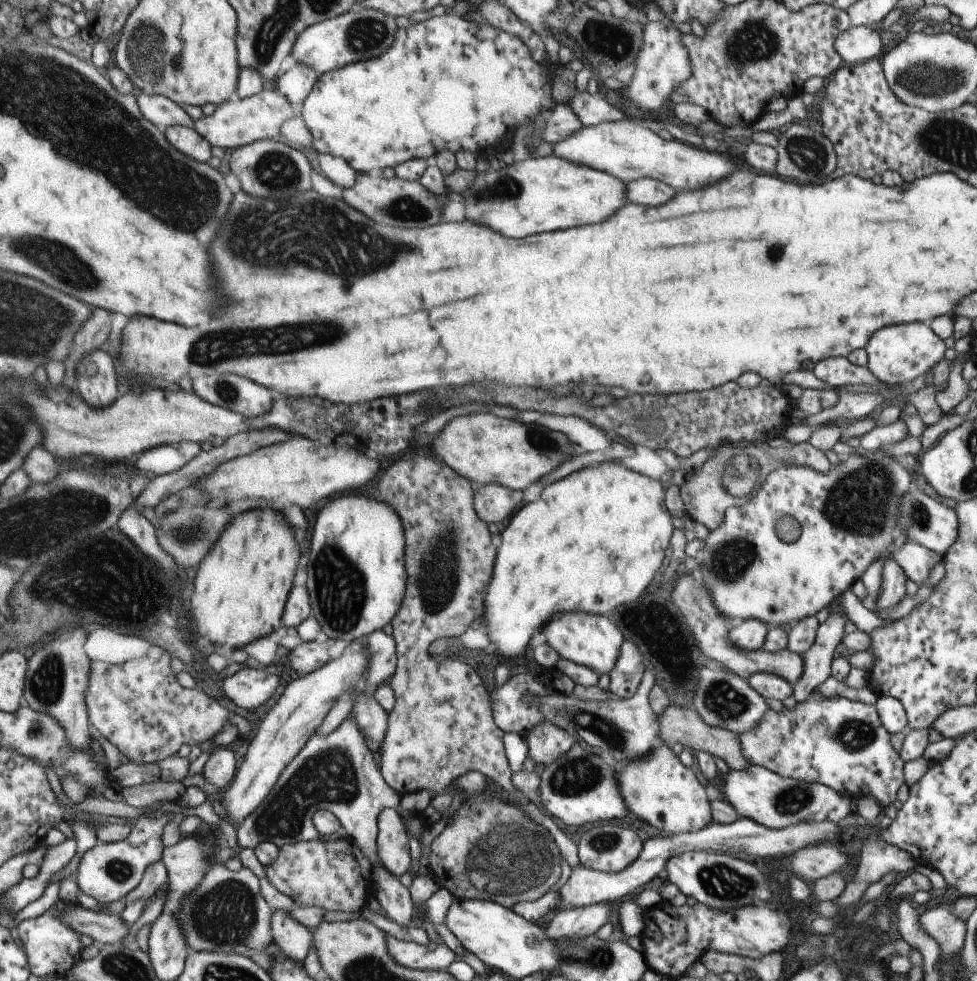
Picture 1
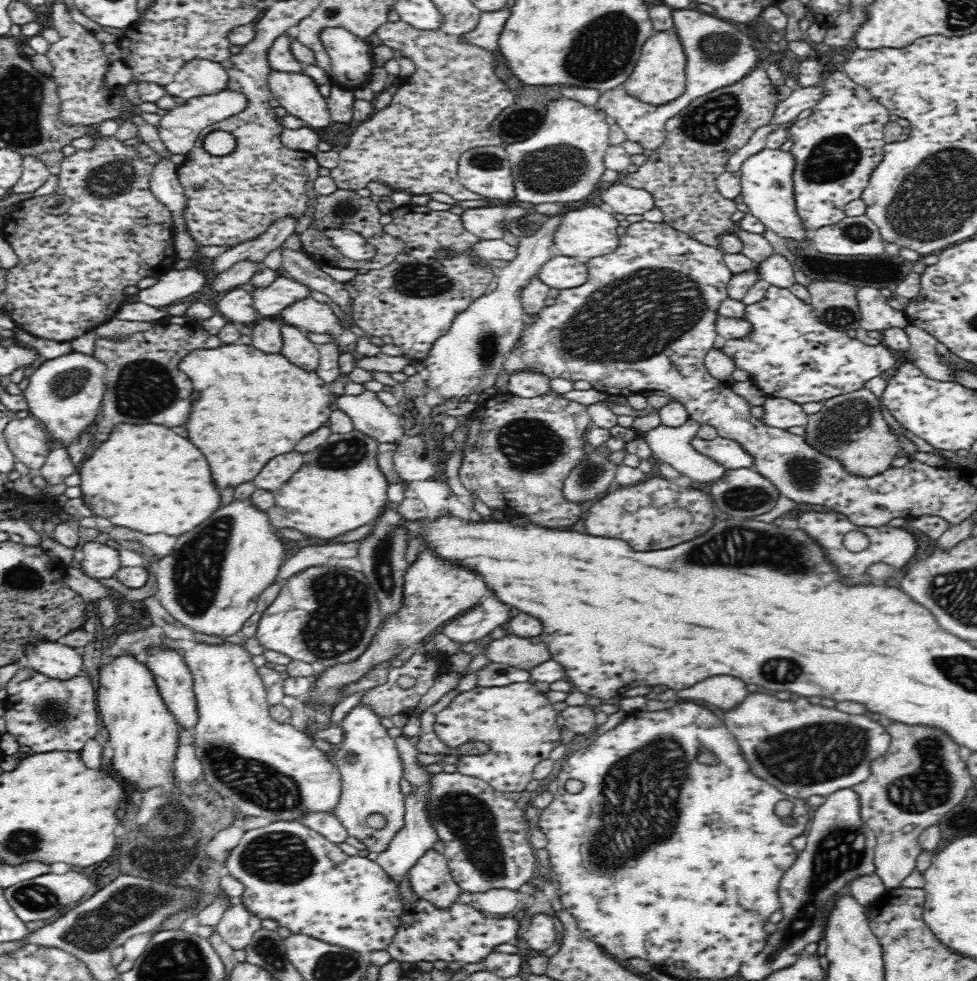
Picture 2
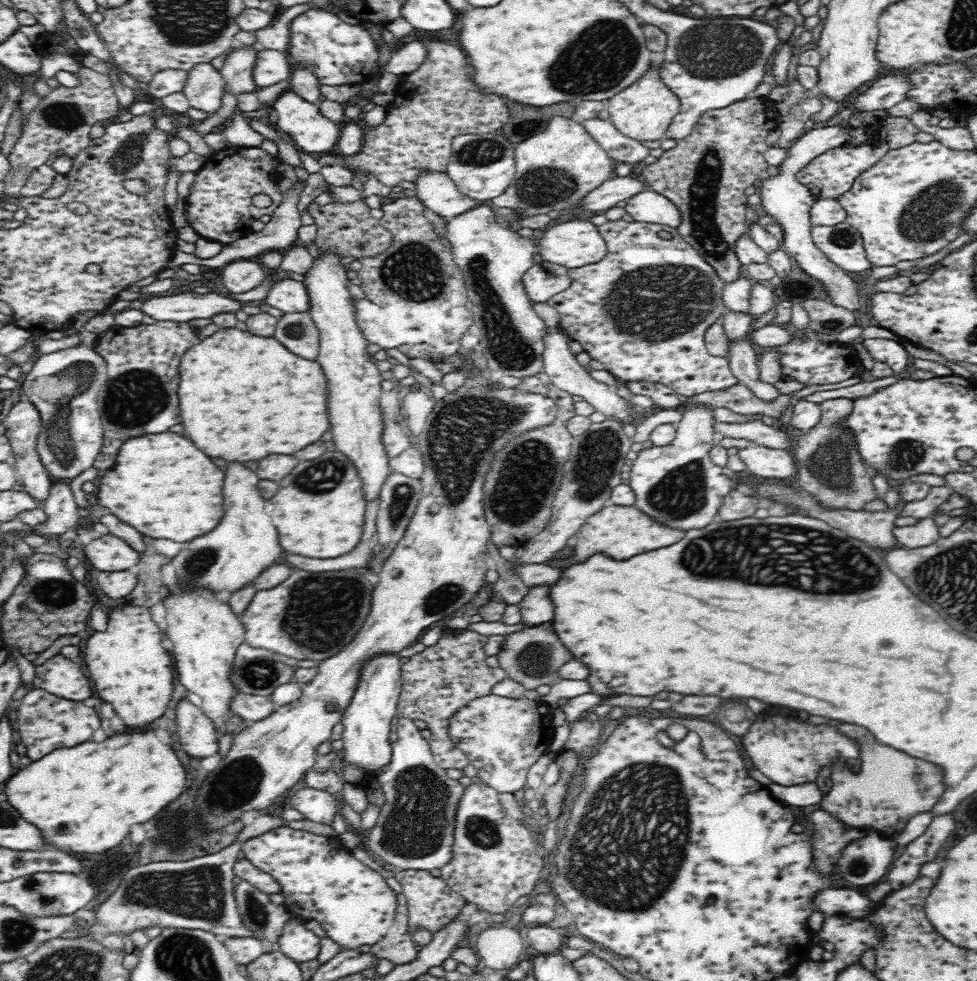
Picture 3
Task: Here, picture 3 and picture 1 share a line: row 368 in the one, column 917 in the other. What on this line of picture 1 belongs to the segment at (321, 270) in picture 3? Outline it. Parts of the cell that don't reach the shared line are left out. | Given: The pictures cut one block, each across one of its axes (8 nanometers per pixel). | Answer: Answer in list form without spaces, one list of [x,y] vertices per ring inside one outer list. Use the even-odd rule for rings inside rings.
[[[899,324],[887,326],[871,335],[865,345],[866,367],[869,372],[885,385],[904,384],[917,376],[931,372],[939,360],[949,356],[943,341],[931,332],[927,324]]]

